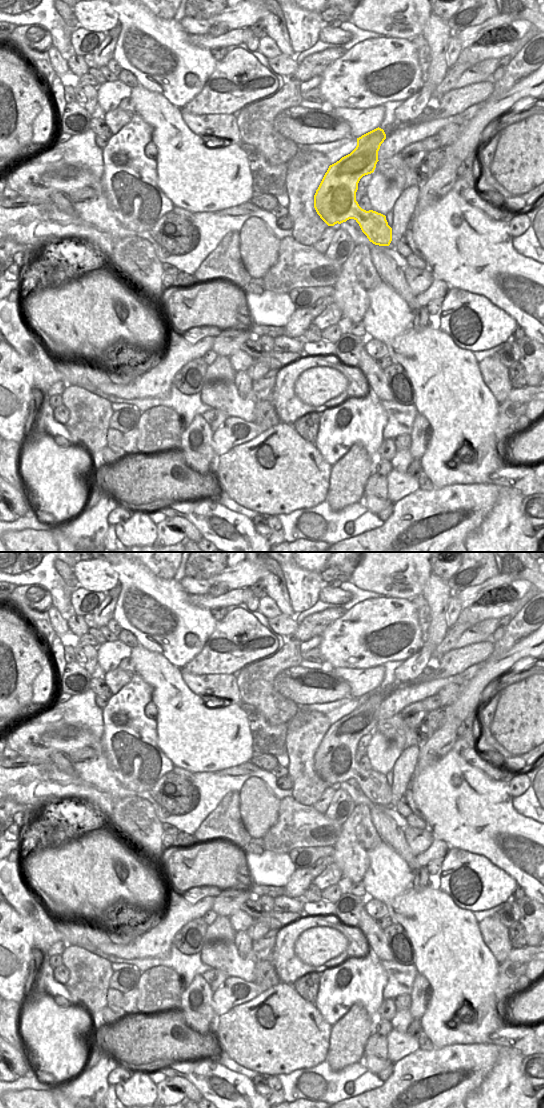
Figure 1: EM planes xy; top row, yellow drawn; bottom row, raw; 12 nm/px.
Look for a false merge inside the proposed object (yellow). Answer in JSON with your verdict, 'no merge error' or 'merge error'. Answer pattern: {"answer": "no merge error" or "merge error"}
{"answer": "no merge error"}

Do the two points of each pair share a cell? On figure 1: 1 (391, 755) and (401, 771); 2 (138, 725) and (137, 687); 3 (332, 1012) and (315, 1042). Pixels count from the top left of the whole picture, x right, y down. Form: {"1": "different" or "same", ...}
{"1": "different", "2": "same", "3": "different"}

